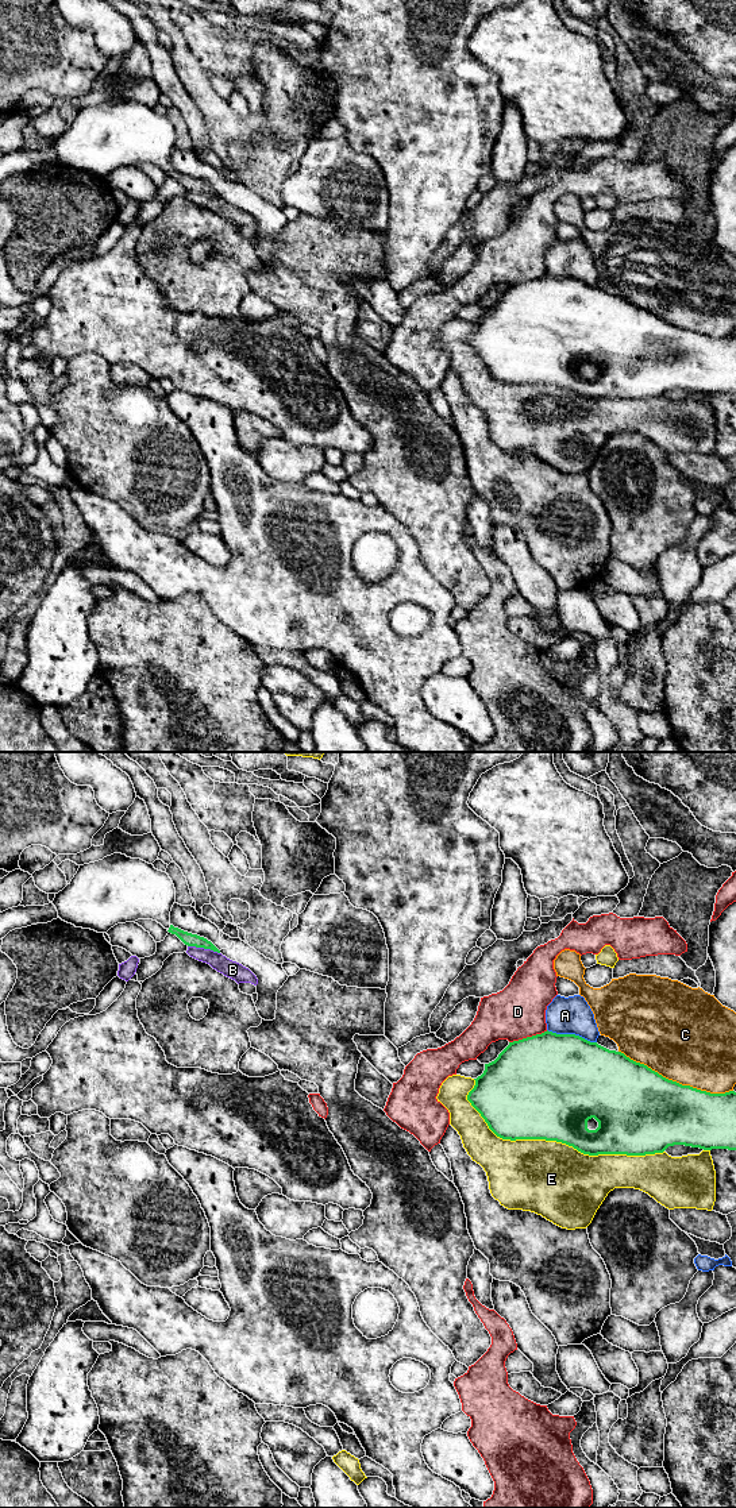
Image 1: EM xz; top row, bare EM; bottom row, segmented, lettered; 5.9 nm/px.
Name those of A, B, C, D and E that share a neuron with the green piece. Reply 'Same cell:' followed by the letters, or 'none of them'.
Same cell: none of them

